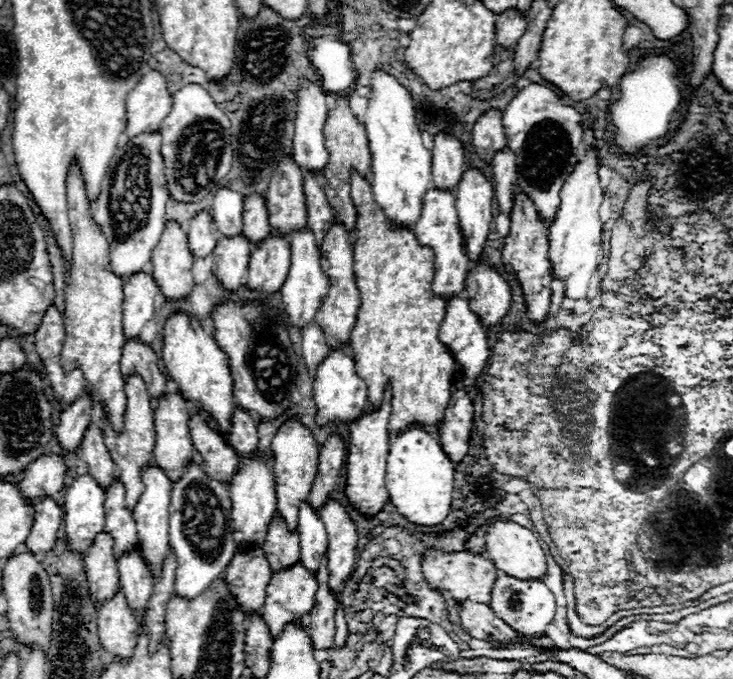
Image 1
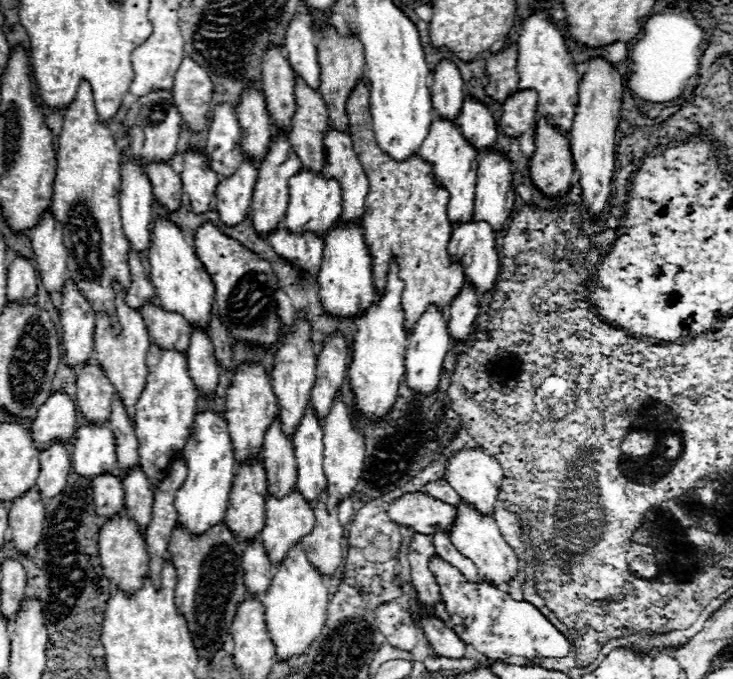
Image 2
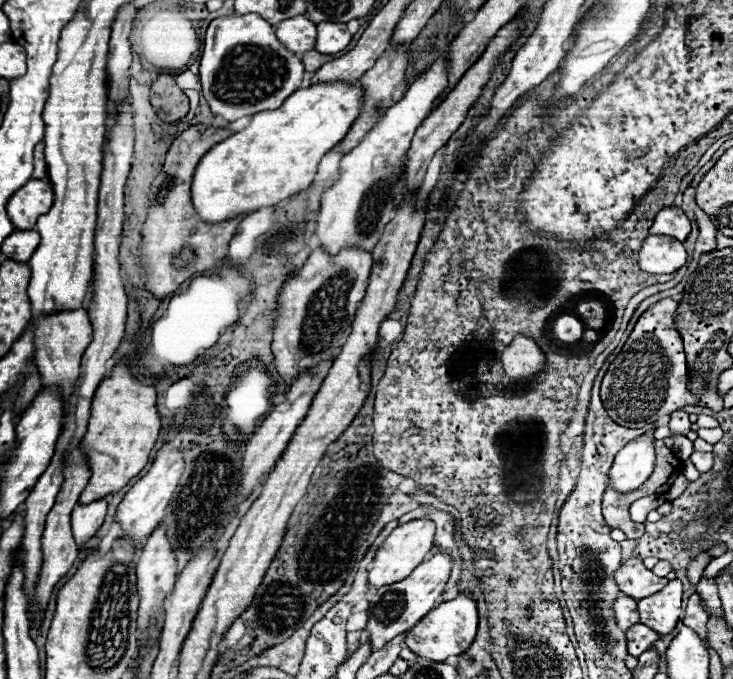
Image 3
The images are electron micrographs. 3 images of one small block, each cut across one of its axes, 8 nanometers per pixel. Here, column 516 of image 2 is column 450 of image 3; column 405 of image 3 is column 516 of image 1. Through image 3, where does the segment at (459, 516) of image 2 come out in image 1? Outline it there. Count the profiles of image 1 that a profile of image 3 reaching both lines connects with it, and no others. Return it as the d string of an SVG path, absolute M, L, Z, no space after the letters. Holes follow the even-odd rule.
M508 574L498 578L492 588L492 602L490 602L492 612L504 620L512 630L516 630L520 636L528 638L538 638L546 634L546 626L554 620L556 612L556 602L554 594L546 588L544 582L536 580L516 580Z

